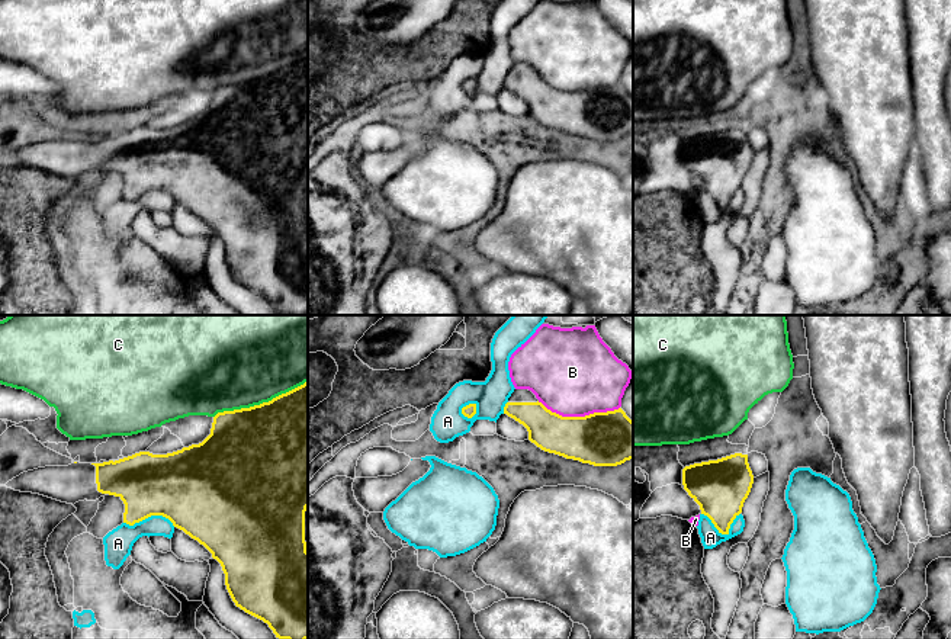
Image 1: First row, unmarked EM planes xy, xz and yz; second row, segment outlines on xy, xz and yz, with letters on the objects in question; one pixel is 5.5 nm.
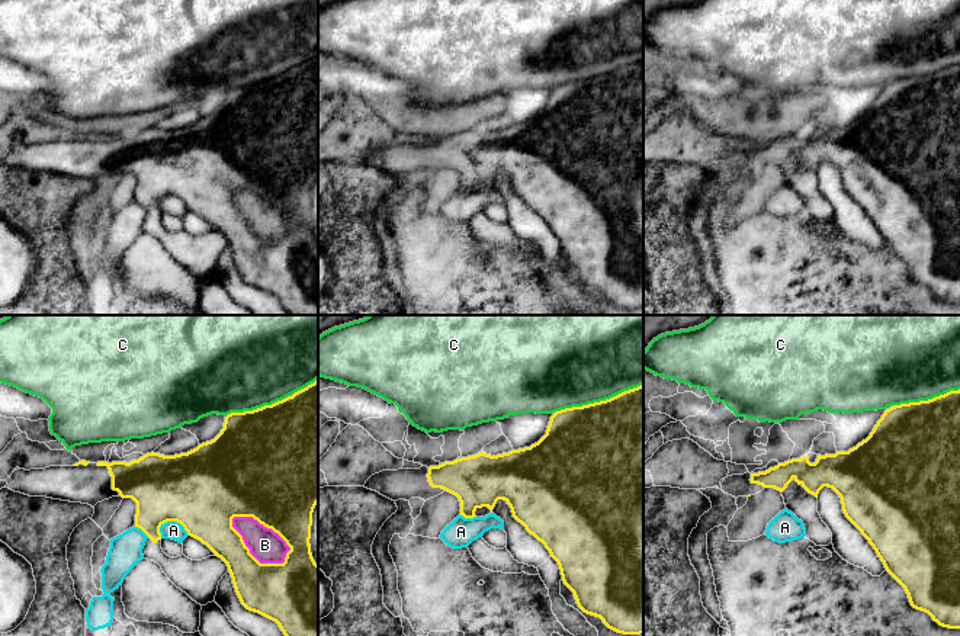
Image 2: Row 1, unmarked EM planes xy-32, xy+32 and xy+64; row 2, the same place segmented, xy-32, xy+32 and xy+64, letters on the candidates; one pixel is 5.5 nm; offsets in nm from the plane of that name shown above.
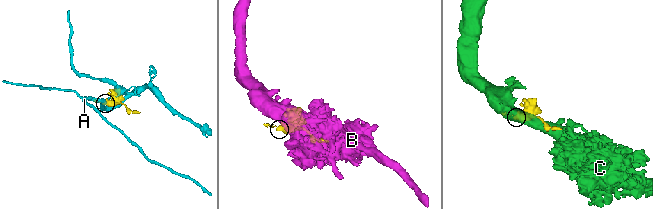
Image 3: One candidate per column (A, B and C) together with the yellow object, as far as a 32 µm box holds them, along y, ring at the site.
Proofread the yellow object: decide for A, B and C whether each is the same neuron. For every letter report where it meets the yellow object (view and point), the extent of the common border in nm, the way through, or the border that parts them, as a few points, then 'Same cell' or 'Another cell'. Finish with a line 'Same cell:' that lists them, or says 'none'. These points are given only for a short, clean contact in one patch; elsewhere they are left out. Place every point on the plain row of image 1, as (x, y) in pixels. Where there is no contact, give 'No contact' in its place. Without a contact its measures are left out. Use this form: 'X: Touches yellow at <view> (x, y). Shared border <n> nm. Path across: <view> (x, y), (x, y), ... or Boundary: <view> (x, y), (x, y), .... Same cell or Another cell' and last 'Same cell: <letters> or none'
A: Touches yellow at yz (723, 208). Shared border 220 nm. Another cell
B: Touches yellow at xz (578, 92). Shared border 460 nm. Another cell
C: Touches yellow at xy (260, 79). Shared border 550 nm. Another cell
Same cell: none

